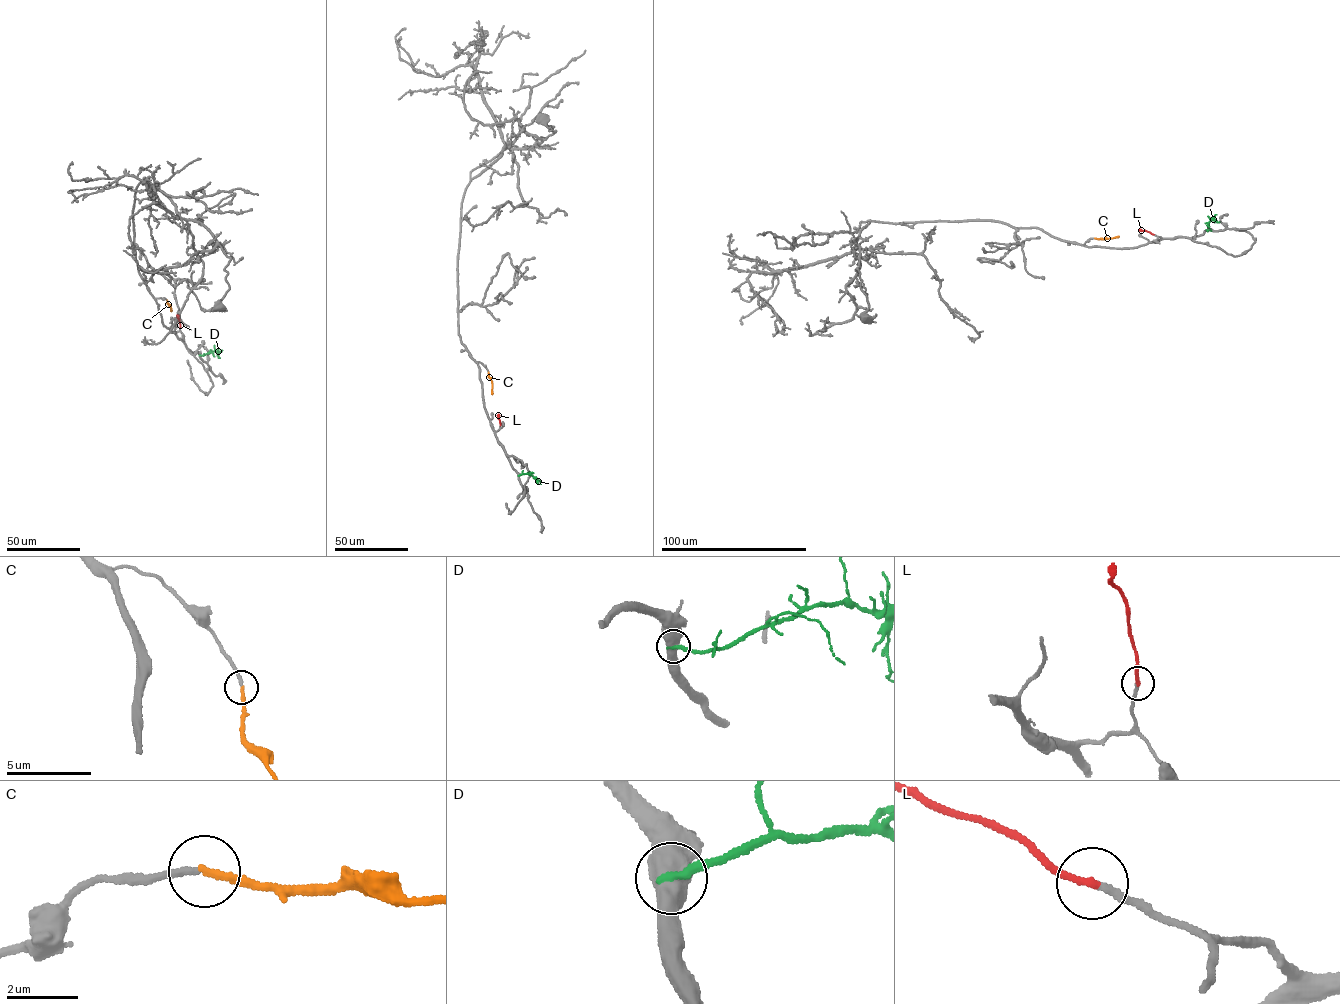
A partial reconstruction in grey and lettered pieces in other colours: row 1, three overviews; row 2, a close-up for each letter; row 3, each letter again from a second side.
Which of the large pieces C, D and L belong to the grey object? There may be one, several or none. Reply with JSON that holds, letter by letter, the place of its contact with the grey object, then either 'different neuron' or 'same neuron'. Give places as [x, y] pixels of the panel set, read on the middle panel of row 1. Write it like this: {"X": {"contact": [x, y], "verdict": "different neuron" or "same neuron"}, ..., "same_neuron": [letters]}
{"C": {"contact": [488, 372], "verdict": "different neuron"}, "D": {"contact": [518, 475], "verdict": "different neuron"}, "L": {"contact": [500, 425], "verdict": "same neuron"}, "same_neuron": ["L"]}

